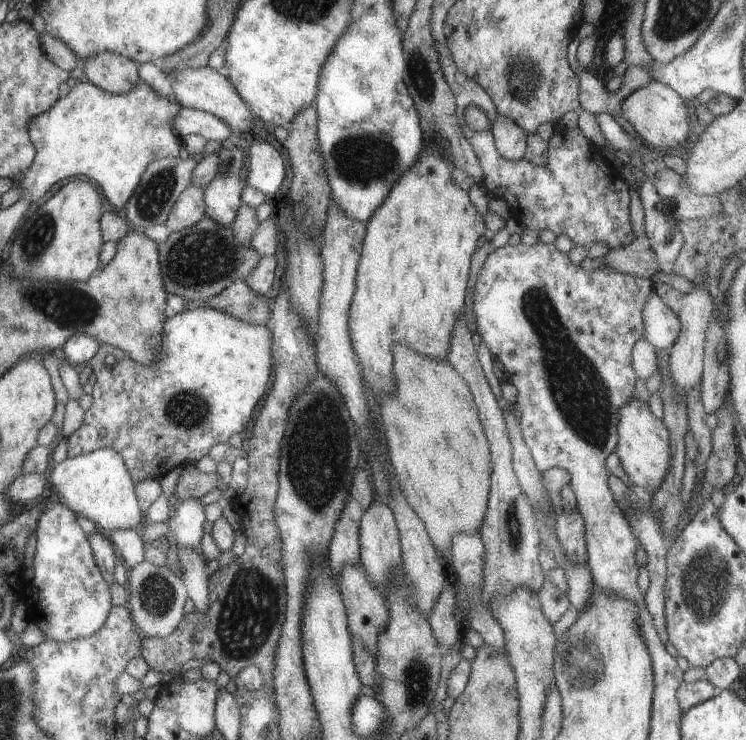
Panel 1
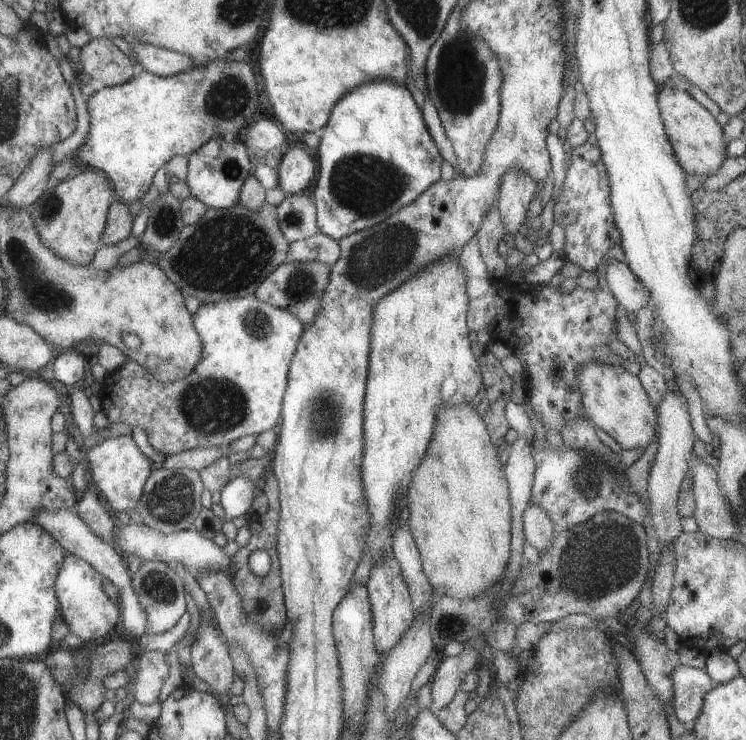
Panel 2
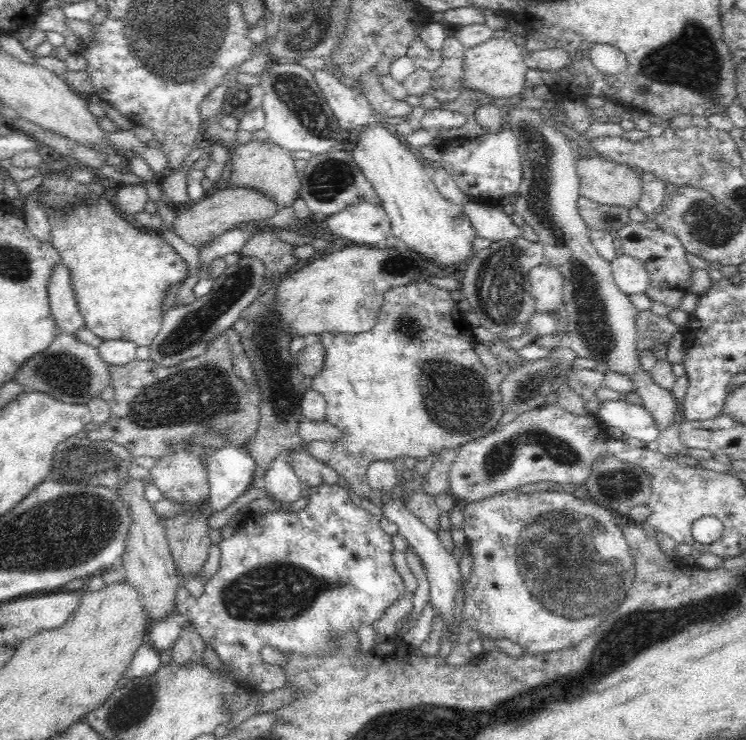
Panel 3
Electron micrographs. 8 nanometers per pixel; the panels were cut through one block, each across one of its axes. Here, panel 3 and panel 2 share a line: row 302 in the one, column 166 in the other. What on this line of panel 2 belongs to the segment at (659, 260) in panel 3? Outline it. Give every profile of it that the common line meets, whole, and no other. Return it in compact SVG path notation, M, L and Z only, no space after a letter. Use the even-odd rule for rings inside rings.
M142 650L136 660L136 678L132 687L133 700L141 704L157 702L159 688L167 678L167 663L162 652Z

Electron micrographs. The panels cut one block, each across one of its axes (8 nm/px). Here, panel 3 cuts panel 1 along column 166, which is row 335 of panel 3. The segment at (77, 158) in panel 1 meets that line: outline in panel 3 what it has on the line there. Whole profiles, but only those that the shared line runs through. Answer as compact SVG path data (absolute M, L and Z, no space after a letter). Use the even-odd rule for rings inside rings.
M103 194L78 200L68 210L45 210L50 229L50 242L60 253L61 263L68 268L72 291L83 316L85 327L104 341L122 338L138 346L151 345L163 321L164 294L170 284L182 282L188 276L186 261L166 242L158 231L134 226L121 213L113 199Z

